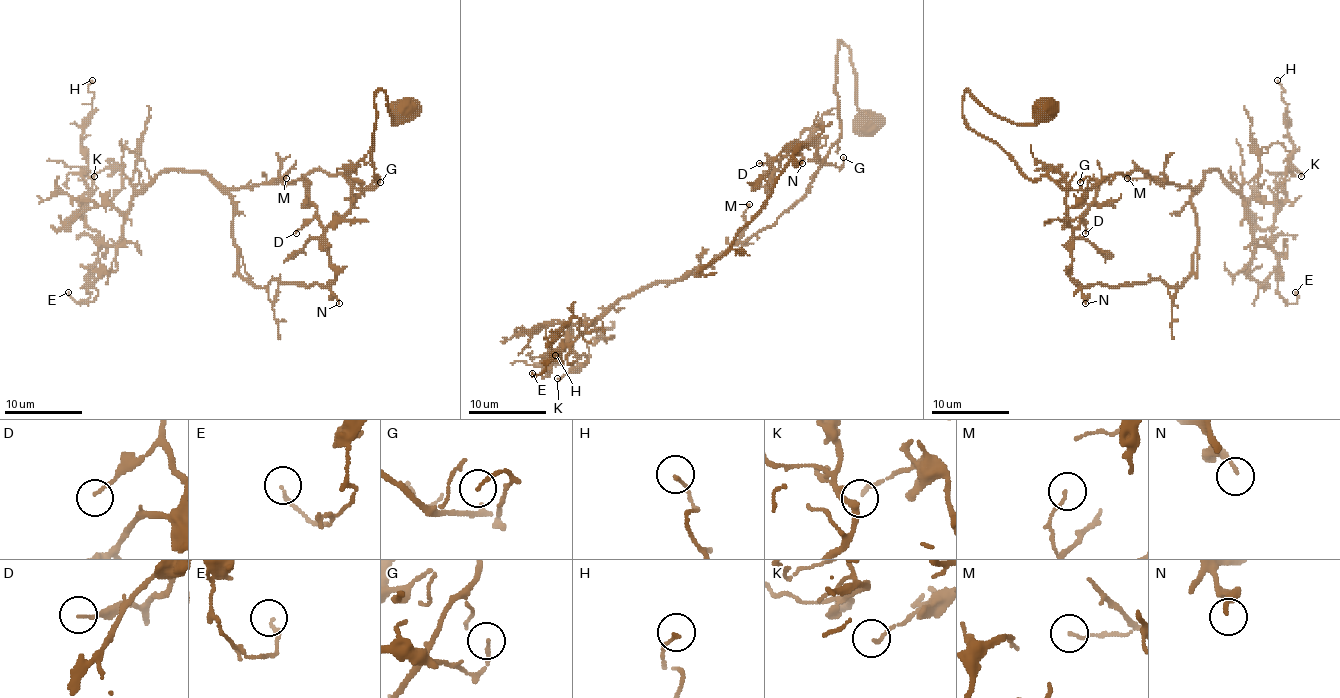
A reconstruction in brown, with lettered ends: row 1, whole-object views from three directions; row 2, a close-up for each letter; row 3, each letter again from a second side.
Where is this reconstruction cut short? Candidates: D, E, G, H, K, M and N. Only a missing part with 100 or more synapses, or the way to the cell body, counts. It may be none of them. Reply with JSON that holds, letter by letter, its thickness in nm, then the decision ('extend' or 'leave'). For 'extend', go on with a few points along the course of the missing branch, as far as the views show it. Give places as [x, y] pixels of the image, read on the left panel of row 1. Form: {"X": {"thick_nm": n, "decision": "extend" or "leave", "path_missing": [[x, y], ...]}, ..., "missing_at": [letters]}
{"D": {"thick_nm": 100, "decision": "leave"}, "E": {"thick_nm": 140, "decision": "leave"}, "G": {"thick_nm": 120, "decision": "leave"}, "H": {"thick_nm": 130, "decision": "leave"}, "K": {"thick_nm": 140, "decision": "leave"}, "M": {"thick_nm": 90, "decision": "leave"}, "N": {"thick_nm": 160, "decision": "leave"}, "missing_at": []}

